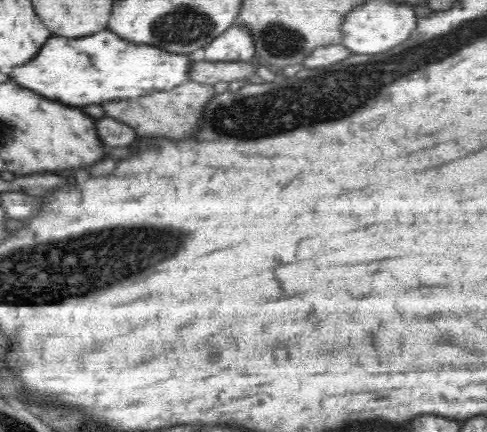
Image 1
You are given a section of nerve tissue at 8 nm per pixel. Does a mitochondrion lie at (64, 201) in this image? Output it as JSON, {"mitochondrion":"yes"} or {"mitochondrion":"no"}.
{"mitochondrion":"no"}

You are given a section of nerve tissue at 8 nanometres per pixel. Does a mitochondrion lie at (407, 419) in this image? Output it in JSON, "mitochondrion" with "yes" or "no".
{"mitochondrion":"no"}

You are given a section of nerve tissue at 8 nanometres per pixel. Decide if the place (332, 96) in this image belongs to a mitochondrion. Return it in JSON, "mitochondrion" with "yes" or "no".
{"mitochondrion":"yes"}

